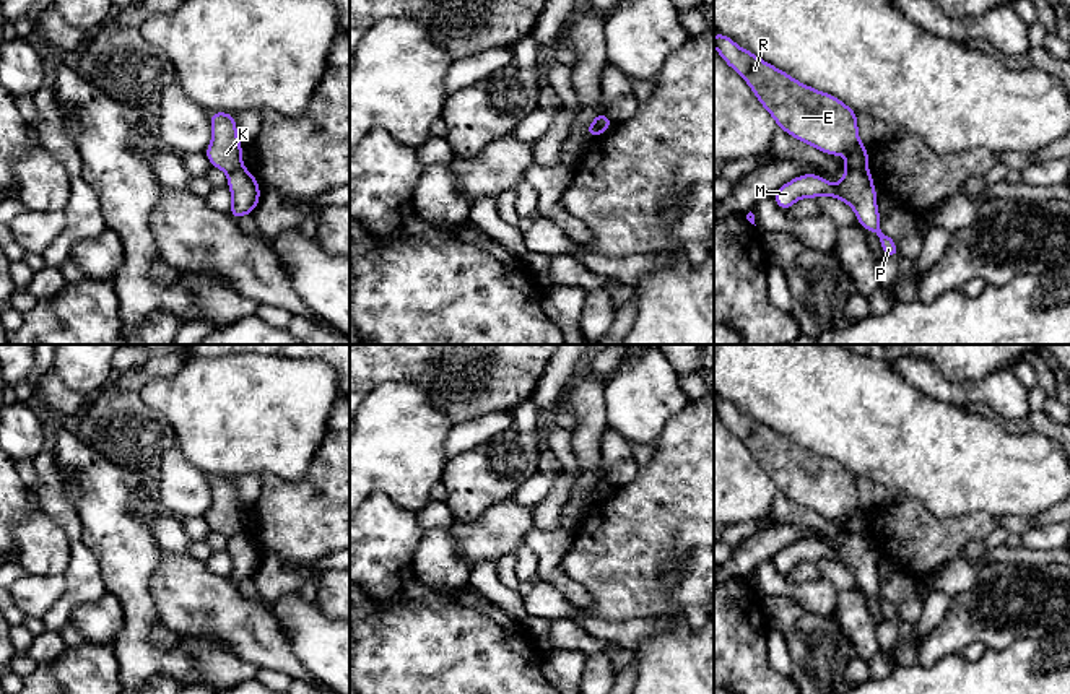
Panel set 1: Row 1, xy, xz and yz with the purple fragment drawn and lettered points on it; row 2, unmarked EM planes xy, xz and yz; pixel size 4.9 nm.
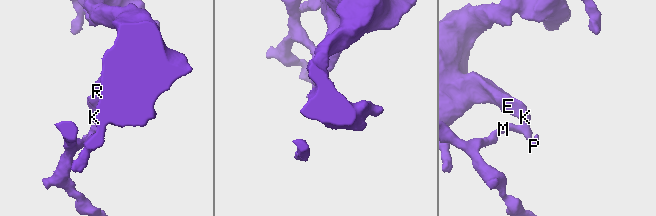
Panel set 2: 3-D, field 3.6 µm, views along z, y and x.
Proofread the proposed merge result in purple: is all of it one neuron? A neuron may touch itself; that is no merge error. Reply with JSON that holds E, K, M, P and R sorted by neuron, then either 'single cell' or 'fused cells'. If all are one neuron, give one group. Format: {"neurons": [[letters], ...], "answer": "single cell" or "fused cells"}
{"neurons": [["E", "K", "R"], ["M", "P"]], "answer": "fused cells"}

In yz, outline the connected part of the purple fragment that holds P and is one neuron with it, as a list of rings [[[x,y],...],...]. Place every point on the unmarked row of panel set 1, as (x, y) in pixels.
[[[847,533],[842,536],[839,549],[833,549],[815,536],[802,538],[781,549],[772,557],[772,562],[782,575],[787,575],[800,562],[808,561],[816,564],[820,559],[846,566],[855,575],[859,588],[880,601],[885,618],[896,618],[893,603],[880,593],[881,583],[876,570],[876,553],[868,535]]]

